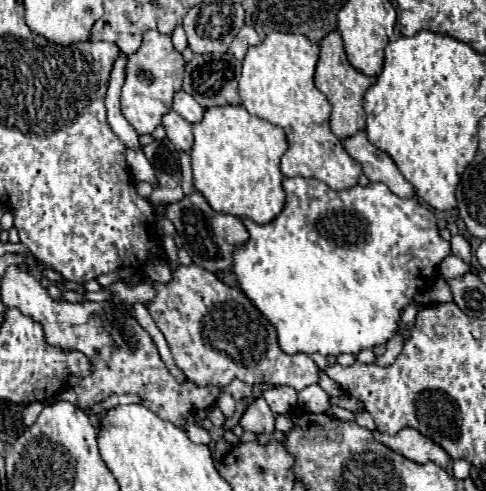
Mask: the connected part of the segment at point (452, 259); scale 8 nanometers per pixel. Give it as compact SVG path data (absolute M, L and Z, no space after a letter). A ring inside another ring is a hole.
M449 255L439 267L440 276L444 280L450 280L450 278L456 278L456 276L464 276L470 272L470 267L461 258L456 255Z

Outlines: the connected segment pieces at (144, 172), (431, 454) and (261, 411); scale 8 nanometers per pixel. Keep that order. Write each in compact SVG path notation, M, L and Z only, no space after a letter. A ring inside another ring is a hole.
M126 150L126 160L128 160L128 168L130 174L136 182L150 182L154 188L158 188L158 180L154 174L154 168L150 166L150 162L146 160L146 156L140 150Z
M402 428L402 432L394 436L386 436L384 432L378 432L378 430L372 430L372 434L374 434L374 440L406 456L412 462L418 462L418 464L434 462L440 468L446 468L446 464L450 462L450 456L446 456L446 452L438 448L438 444L434 444L432 440L426 440L426 436L422 436L414 428Z
M258 398L246 408L240 424L244 430L250 430L254 434L272 434L274 432L274 412L270 410L264 398Z

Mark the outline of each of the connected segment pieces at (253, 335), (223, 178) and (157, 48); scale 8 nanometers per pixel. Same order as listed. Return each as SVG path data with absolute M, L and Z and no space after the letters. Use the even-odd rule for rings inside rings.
M178 264L172 272L168 284L152 282L156 296L146 304L148 312L152 314L156 326L162 330L176 368L180 368L188 380L194 380L200 386L206 384L230 384L234 378L246 380L248 384L266 384L266 386L292 386L296 392L302 388L318 382L318 368L306 354L288 356L280 350L274 326L264 318L264 314L250 302L250 298L240 290L226 286L220 282L212 272L190 264Z
M218 106L208 108L202 122L192 126L194 130L194 148L192 148L192 170L194 170L194 188L204 194L208 204L222 214L232 214L238 218L250 218L256 224L272 222L284 208L286 192L282 188L280 158L288 148L286 134L280 126L270 124L258 116L246 112L244 106Z
M146 30L142 36L142 46L130 54L126 64L126 78L122 86L122 116L134 126L138 134L152 134L160 124L162 116L172 110L172 98L182 90L184 56L174 48L172 38L156 30Z

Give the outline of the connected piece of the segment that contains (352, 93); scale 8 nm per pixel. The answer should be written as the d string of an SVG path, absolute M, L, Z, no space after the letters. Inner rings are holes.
M330 32L330 36L326 36L320 42L320 60L316 66L316 76L314 76L316 88L328 98L328 102L332 104L332 114L330 114L330 130L338 136L338 138L350 138L354 134L358 134L360 130L366 128L366 114L362 110L362 100L366 90L376 82L376 78L370 78L358 70L354 70L346 58L344 52L344 44L342 44L342 36L338 32Z

